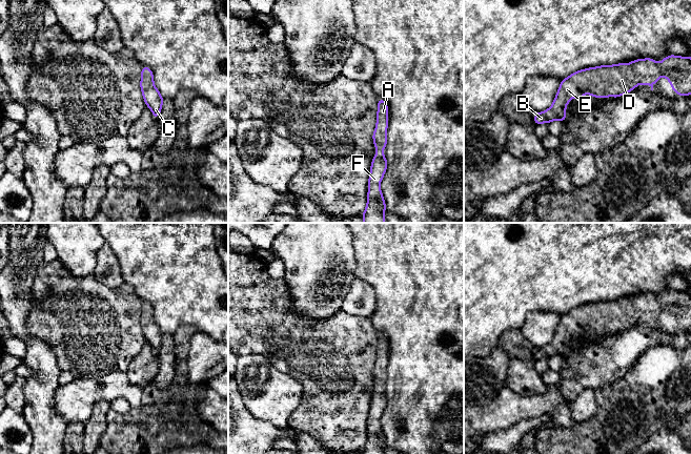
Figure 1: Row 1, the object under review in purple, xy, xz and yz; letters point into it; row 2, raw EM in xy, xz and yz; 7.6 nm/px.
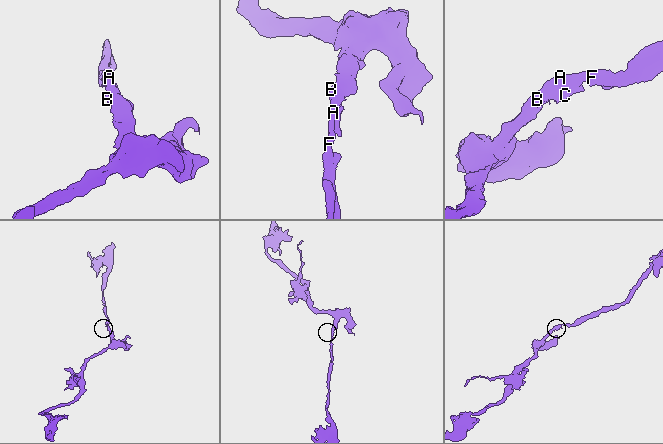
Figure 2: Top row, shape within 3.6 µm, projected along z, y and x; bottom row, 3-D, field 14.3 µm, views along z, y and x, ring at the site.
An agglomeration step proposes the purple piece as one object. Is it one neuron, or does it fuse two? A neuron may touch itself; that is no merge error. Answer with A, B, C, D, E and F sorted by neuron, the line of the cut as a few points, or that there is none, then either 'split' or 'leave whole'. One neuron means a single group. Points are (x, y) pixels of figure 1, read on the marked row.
A B C D E F | no cut | leave whole

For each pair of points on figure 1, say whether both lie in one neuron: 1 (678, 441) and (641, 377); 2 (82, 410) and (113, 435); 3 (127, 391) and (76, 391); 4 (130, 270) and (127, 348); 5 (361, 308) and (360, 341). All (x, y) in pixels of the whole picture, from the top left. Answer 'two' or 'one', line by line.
1: two
2: two
3: one
4: two
5: two

